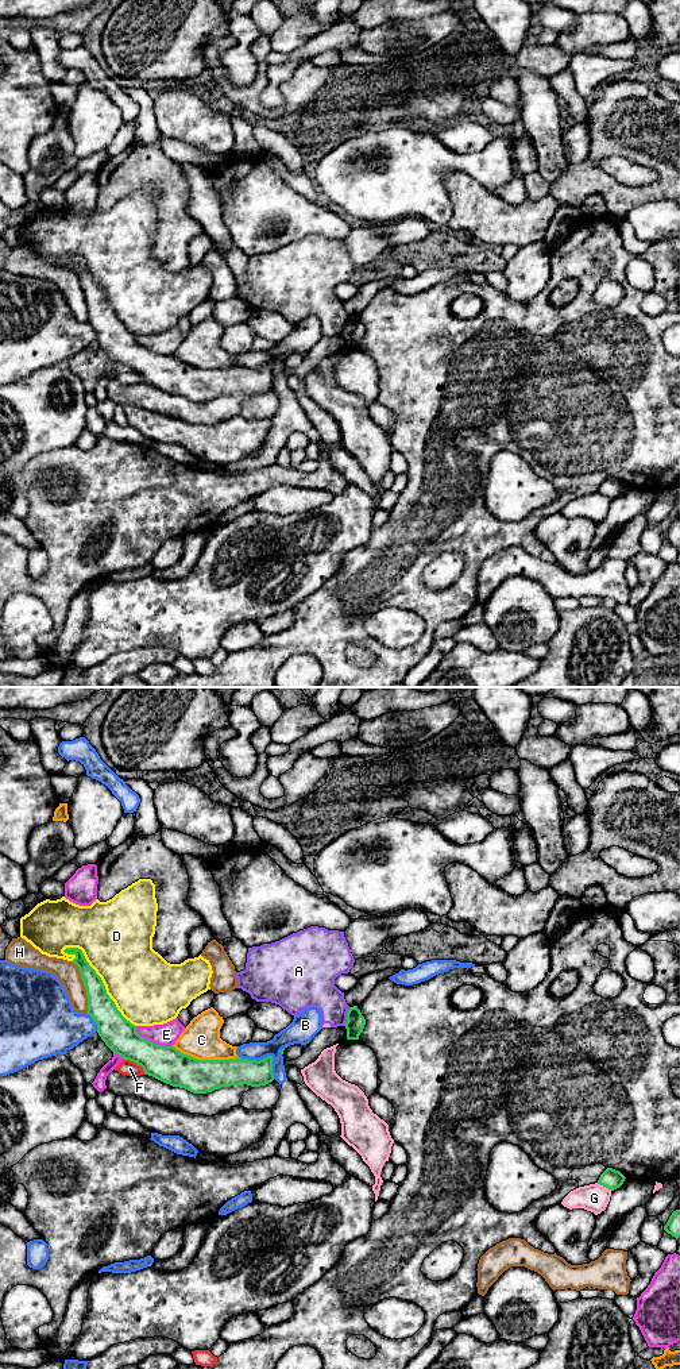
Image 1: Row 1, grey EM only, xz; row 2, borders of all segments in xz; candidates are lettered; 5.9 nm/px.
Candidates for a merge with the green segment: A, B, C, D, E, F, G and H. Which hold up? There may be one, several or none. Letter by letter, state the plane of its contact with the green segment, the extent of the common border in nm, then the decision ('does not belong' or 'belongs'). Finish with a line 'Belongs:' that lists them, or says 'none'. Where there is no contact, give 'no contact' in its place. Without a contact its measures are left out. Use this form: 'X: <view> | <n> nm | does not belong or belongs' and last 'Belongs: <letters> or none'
A: xz | 120 nm | does not belong
B: xz | 260 nm | does not belong
C: xz | 400 nm | does not belong
D: xz | 650 nm | does not belong
E: xz | 260 nm | does not belong
F: xz | 160 nm | does not belong
G: xz | 100 nm | does not belong
H: xz | 320 nm | does not belong
Belongs: none

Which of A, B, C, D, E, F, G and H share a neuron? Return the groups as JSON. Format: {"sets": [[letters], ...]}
{"sets": [["A", "G"], ["B"], ["C"], ["D"], ["E"], ["F"], ["H"]]}

